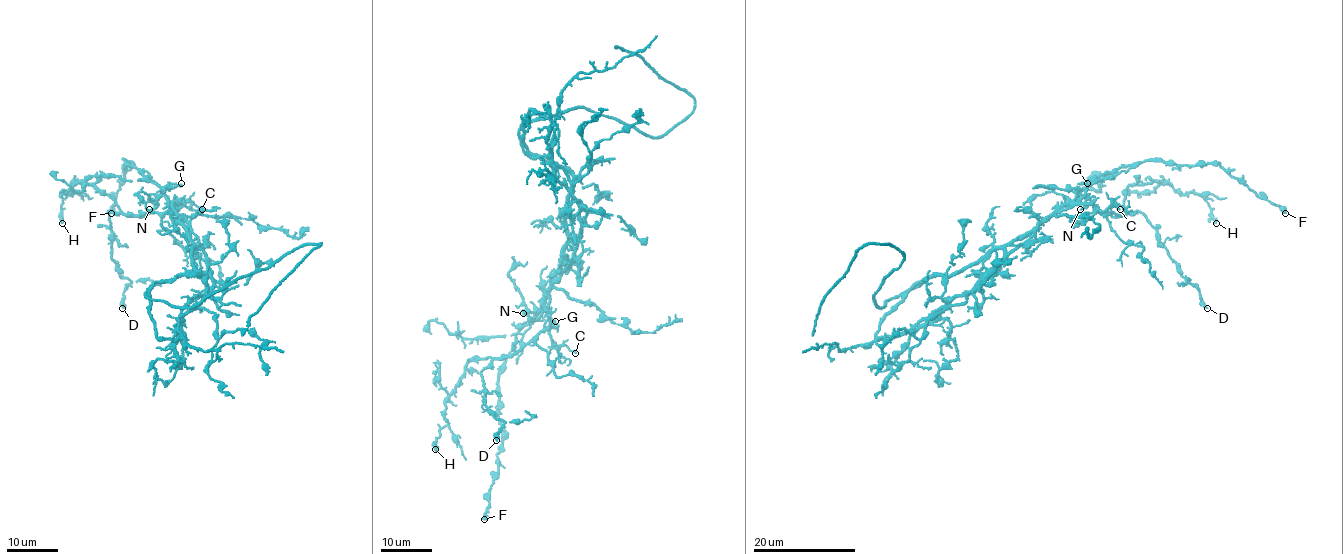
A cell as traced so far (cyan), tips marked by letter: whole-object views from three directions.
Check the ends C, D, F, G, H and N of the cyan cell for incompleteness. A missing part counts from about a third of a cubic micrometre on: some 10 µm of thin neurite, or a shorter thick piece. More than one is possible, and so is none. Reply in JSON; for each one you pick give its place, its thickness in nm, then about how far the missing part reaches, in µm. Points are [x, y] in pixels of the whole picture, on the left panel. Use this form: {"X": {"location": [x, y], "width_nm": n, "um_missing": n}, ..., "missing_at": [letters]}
{"missing_at": []}

